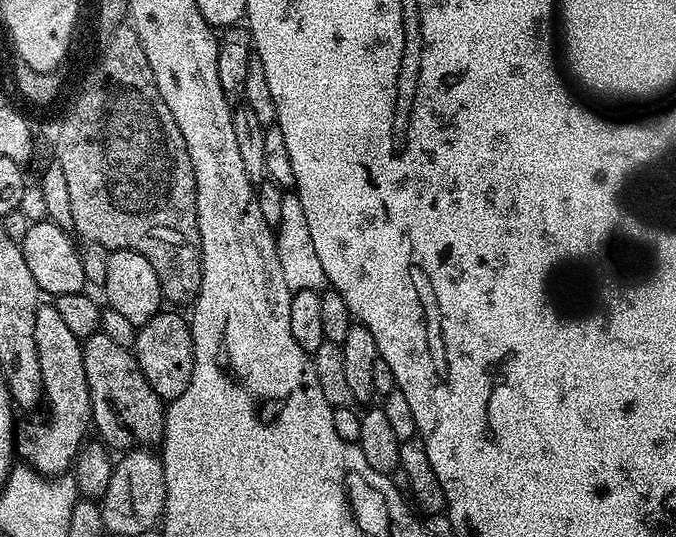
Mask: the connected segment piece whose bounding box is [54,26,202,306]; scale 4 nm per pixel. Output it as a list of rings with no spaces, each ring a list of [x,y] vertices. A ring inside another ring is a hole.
[[[131,26],[118,28],[107,47],[99,71],[96,72],[94,86],[80,97],[79,103],[72,108],[66,121],[55,130],[58,140],[59,153],[54,157],[55,163],[62,166],[62,174],[66,174],[66,186],[70,189],[70,210],[72,211],[72,228],[80,231],[92,244],[97,244],[103,250],[134,250],[154,266],[154,274],[158,274],[160,295],[169,305],[191,305],[196,295],[200,293],[202,282],[202,262],[200,261],[200,231],[196,225],[196,179],[194,166],[190,162],[190,154],[186,150],[186,142],[182,138],[182,130],[178,130],[178,122],[174,122],[174,114],[170,114],[170,106],[162,102],[162,94],[158,94],[158,86],[154,74],[150,70],[150,62],[146,62],[146,50],[142,50],[142,42],[136,29]]]

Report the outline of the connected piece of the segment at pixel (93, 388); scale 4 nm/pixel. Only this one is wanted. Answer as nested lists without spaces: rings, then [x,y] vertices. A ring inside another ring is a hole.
[[[102,331],[83,341],[83,345],[82,362],[86,366],[95,435],[112,450],[151,449],[159,445],[164,438],[166,404],[154,390],[150,390],[150,382],[146,382],[135,355],[118,346],[118,342],[106,338]]]

